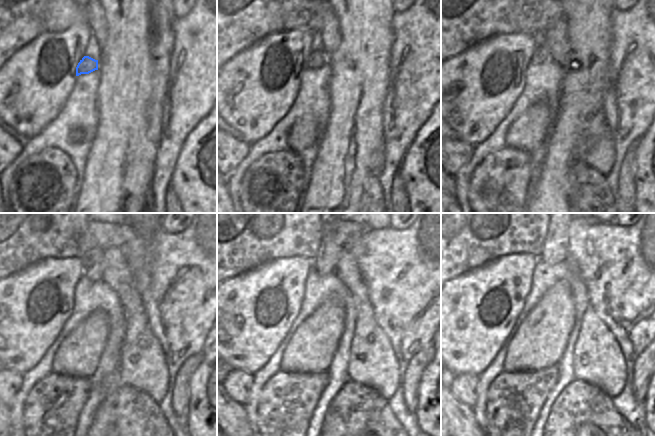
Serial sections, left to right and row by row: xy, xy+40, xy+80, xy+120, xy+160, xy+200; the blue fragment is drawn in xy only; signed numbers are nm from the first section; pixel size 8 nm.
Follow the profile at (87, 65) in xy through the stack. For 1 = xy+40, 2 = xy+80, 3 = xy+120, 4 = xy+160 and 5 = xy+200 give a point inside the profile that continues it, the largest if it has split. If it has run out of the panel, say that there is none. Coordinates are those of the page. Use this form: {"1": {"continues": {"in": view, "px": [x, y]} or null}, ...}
{"1": {"continues": {"in": "xy+40", "px": [315, 60]}}, "2": {"continues": {"in": "xy+80", "px": [541, 55]}}, "3": {"continues": {"in": "xy+120", "px": [95, 258]}}, "4": {"continues": {"in": "xy+160", "px": [329, 252]}}, "5": {"continues": {"in": "xy+200", "px": [555, 251]}}}

